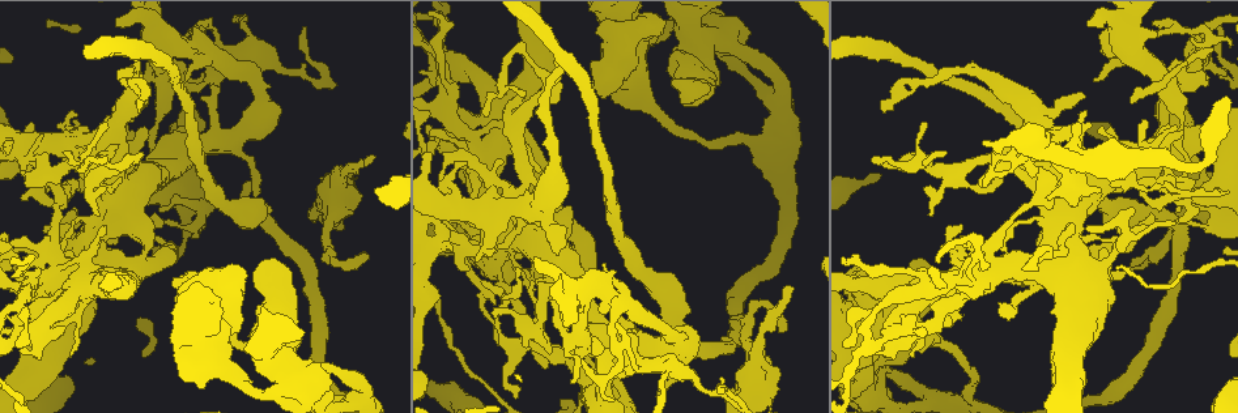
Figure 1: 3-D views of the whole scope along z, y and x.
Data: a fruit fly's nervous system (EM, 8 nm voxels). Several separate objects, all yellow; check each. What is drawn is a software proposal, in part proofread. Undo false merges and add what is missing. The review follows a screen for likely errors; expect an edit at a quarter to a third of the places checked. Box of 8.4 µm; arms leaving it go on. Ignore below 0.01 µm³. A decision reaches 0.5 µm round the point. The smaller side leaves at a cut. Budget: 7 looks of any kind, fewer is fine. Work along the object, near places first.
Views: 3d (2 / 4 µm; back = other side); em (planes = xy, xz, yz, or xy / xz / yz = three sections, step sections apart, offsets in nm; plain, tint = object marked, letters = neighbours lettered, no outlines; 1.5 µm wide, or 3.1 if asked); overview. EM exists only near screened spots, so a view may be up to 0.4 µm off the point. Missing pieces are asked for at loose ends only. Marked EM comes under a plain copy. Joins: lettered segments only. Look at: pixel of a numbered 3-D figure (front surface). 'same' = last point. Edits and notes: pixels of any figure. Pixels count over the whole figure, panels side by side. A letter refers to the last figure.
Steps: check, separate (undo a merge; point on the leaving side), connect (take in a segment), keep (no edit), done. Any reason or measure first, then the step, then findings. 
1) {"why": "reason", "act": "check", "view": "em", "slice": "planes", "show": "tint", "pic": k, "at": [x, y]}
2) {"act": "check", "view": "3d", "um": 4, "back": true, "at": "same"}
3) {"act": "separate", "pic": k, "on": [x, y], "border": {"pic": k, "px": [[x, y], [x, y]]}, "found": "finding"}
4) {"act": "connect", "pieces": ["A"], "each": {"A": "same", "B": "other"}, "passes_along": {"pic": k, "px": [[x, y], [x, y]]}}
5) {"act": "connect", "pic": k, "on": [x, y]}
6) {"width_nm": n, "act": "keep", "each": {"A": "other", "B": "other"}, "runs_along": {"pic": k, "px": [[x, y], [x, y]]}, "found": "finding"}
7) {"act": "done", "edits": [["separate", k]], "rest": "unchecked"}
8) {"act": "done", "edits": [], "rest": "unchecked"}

{"why": "two arms in line, one across", "act": "check", "view": "em", "slice": "planes", "show": "letters", "pic": 1, "at": [1174, 197]}

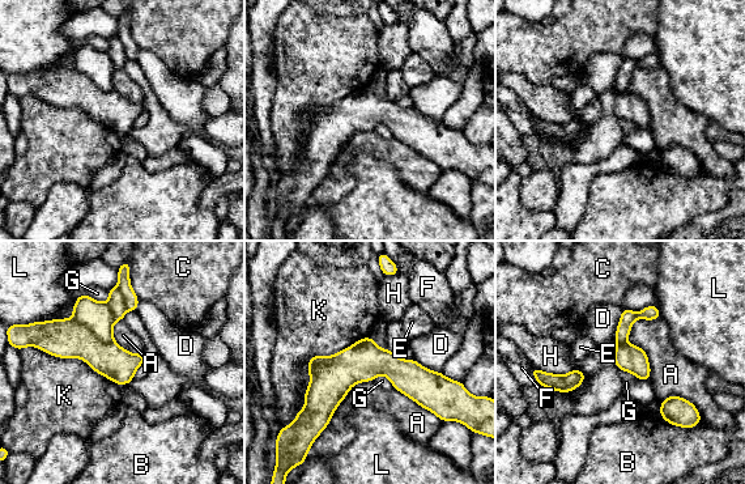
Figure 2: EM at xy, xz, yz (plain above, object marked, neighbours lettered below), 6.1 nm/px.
{"act": "keep", "each": {"A": "other", "B": "other", "C": "other", "D": "other", "E": "other", "F": "other", "G": "other", "H": "other", "K": "other", "L": "other"}, "found": "continuous, no second neuron"}

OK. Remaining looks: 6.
{"why": "thin end", "act": "check", "view": "em", "slice": "planes", "show": "tint", "pic": 1, "at": [790, 287]}

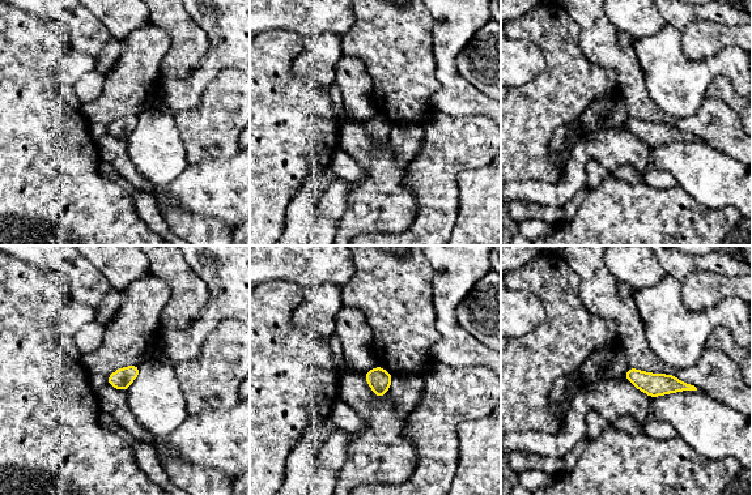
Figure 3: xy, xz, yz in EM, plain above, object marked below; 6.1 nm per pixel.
{"why": "see the neighbours", "act": "check", "view": "em", "slice": "planes", "show": "letters", "at": "same"}

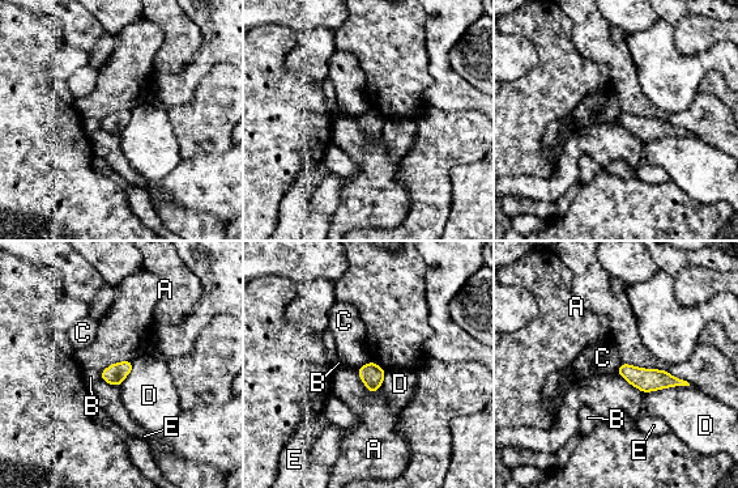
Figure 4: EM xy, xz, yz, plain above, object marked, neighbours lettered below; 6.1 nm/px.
{"act": "keep", "each": {"A": "other", "B": "other", "C": "other", "D": "other", "E": "other"}, "runs_along": {"pic": 4, "px": [[622, 368], [644, 380], [679, 382]]}, "found": "no lettered segment goes on from it"}

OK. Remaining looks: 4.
{"why": "sharp bend", "act": "check", "view": "3d", "um": 2, "pic": 1, "at": [708, 391]}

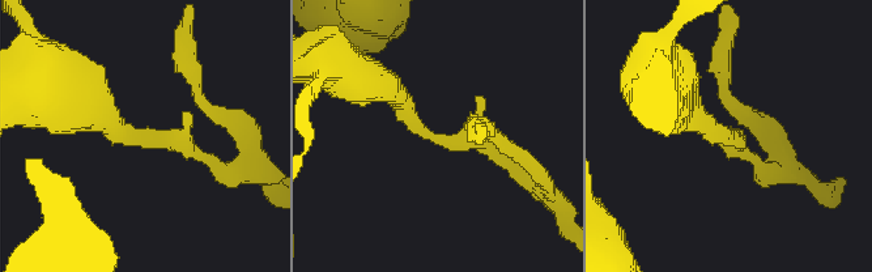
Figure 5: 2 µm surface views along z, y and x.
{"why": "shape alone is not enough", "act": "check", "view": "em", "slice": "planes", "show": "tint", "pic": 5, "at": [151, 138]}

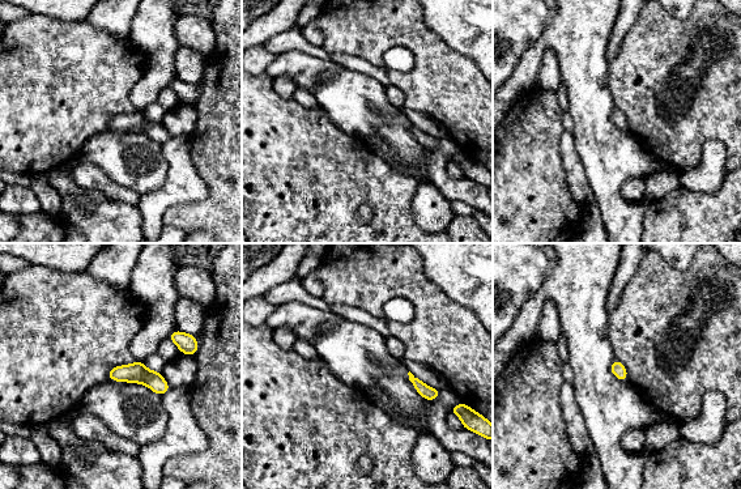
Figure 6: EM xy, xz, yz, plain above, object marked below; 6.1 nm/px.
{"act": "check", "view": "em", "slice": "planes", "show": "letters", "at": "same"}

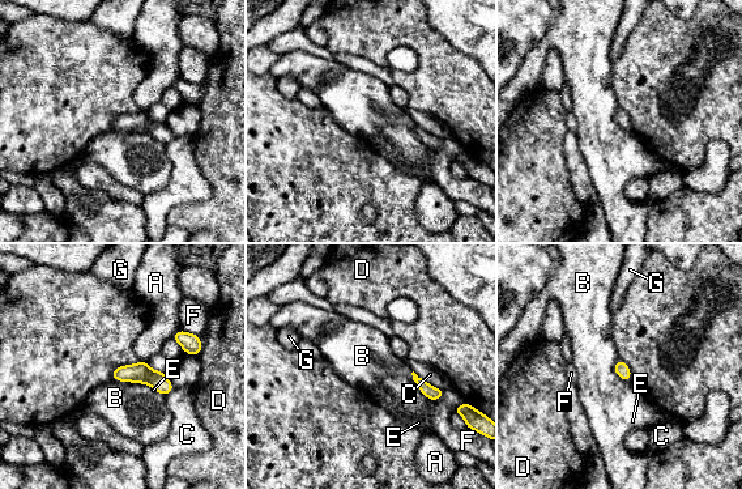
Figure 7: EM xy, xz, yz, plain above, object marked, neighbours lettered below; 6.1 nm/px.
{"width_nm": 90, "longest_contact_nm": ["B", 240], "act": "keep", "each": {"A": "other", "B": "other", "C": "other", "D": "other", "E": "other", "F": "other", "G": "other"}, "found": "all the same neuron"}

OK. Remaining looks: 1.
{"act": "done", "edits": [], "rest": "unchecked"}

